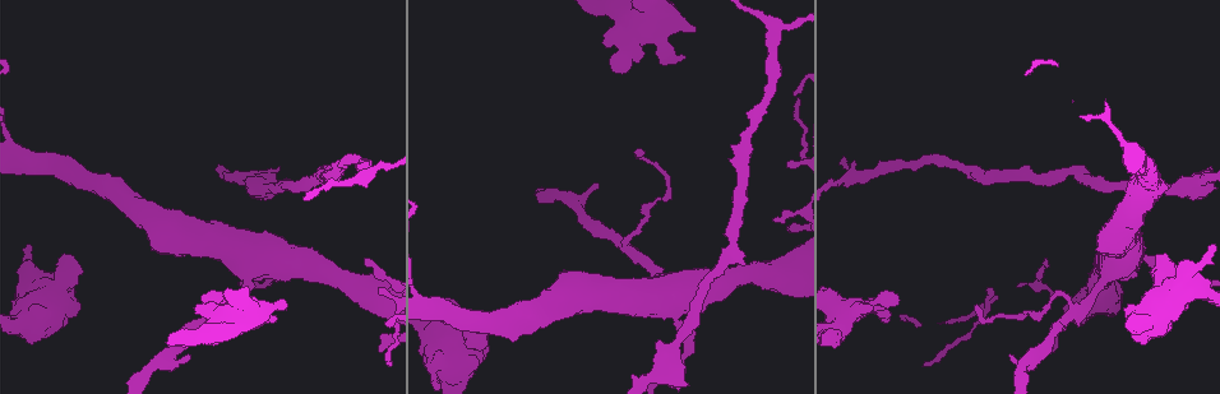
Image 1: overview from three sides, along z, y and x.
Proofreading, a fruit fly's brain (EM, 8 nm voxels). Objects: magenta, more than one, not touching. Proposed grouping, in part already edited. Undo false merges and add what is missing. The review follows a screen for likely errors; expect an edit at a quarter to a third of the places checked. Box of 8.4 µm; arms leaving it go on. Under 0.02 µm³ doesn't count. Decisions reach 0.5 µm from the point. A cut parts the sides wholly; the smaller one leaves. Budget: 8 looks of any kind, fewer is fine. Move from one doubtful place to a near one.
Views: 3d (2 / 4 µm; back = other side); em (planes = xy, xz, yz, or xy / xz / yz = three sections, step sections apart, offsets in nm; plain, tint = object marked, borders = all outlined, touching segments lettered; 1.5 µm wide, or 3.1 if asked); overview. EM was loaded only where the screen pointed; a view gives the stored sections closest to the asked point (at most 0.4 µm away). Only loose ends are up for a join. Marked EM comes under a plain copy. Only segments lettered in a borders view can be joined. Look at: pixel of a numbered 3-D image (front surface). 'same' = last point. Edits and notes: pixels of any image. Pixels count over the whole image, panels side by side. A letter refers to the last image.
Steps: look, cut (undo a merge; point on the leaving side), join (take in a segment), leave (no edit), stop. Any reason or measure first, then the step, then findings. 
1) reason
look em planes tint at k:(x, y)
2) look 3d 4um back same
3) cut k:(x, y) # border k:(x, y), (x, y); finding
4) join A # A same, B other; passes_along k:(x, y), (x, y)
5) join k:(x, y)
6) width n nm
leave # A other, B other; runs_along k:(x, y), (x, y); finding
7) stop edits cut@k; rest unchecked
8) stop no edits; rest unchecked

thick end
look 3d 4um at 1:(198, 308)

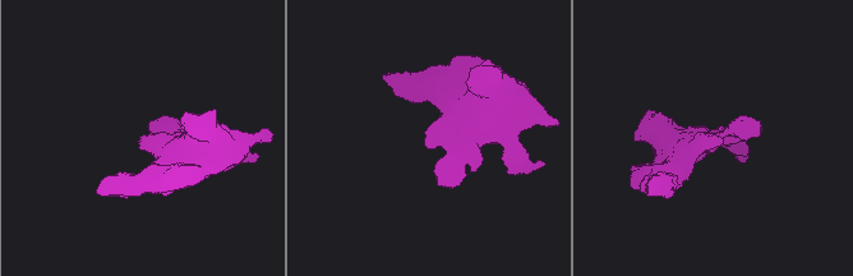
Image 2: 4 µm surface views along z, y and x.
need the tissue
look em planes borders at 2:(427, 147)

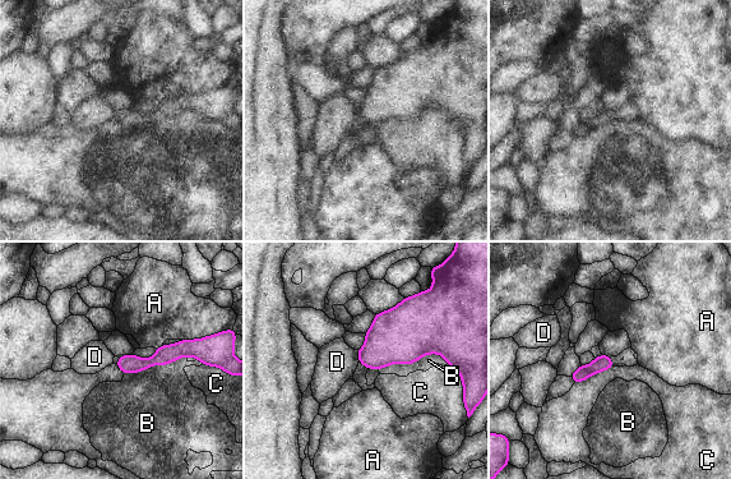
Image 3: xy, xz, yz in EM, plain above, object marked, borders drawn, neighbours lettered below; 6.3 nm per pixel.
leave # A other, B other, C other, D other; runs_along 3:(197, 350), (120, 363); none of them fits

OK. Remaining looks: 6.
branch stops here
look em yz step 8 borders at 1:(286, 302)

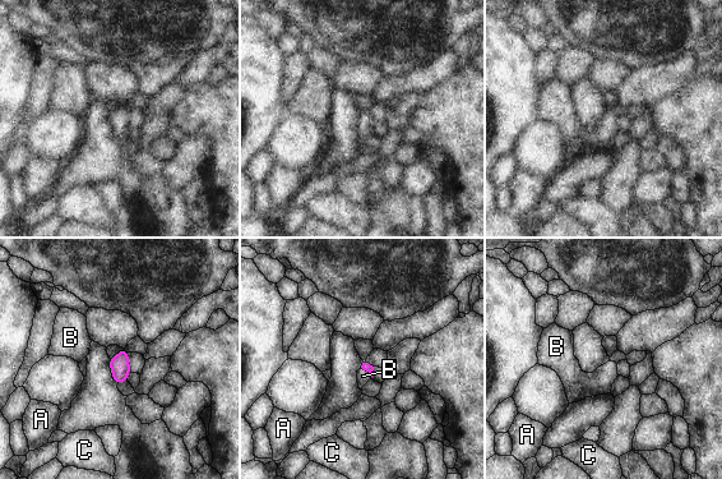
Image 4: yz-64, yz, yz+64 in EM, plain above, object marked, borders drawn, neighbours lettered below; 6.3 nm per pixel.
look em planes borders same

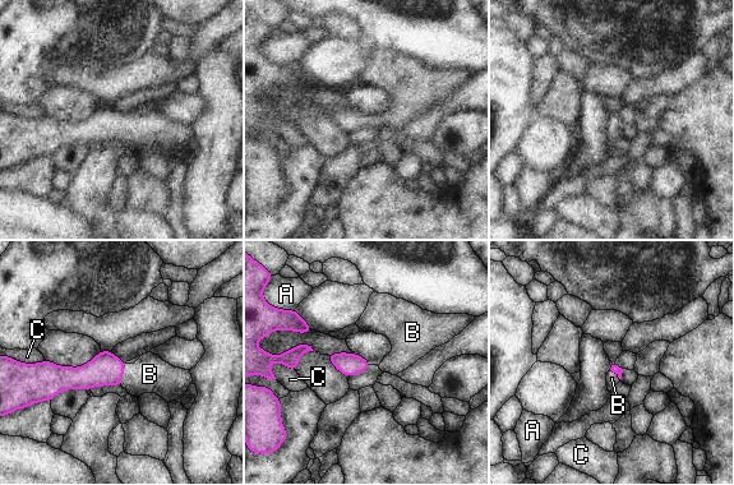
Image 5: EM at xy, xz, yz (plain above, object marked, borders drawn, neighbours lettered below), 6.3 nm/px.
join B # A other, B same, C other; passes_along 5:(105, 369), (121, 374), (149, 374); the neuron continues

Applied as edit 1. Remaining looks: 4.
three-way junction
look em planes borders at 1:(364, 177)

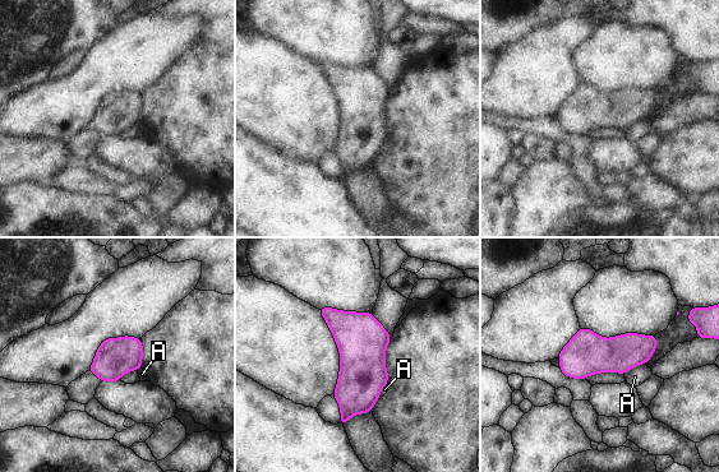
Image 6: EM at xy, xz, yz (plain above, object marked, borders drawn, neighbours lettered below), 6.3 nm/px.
leave # A other; one neuron here

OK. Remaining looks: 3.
stop edits join@5; rest unchecked

